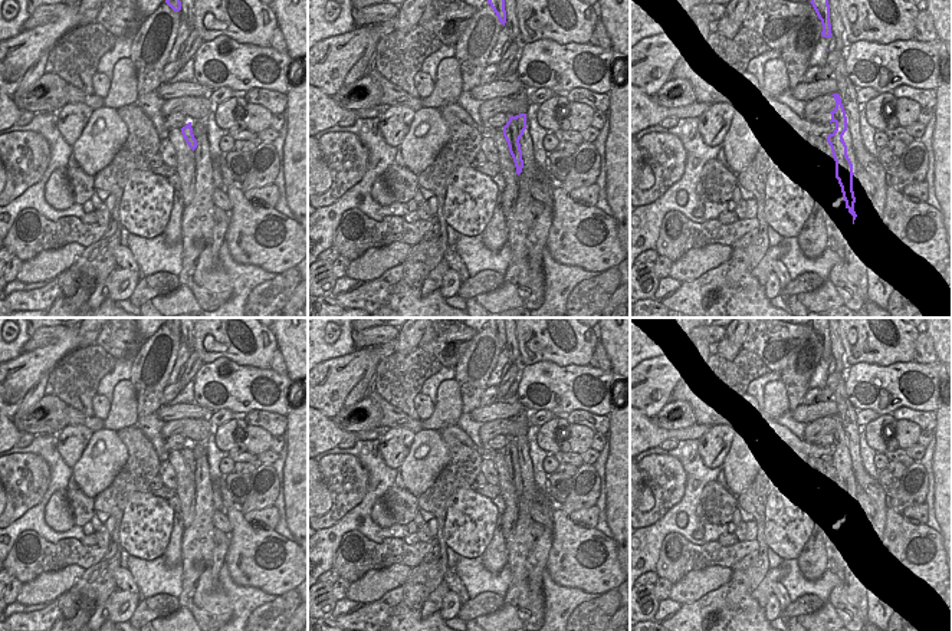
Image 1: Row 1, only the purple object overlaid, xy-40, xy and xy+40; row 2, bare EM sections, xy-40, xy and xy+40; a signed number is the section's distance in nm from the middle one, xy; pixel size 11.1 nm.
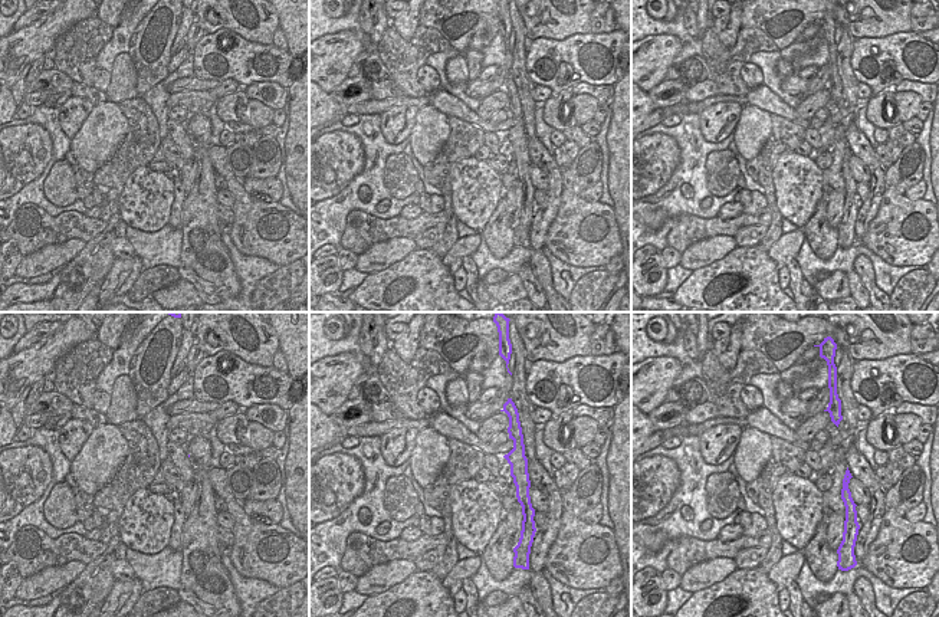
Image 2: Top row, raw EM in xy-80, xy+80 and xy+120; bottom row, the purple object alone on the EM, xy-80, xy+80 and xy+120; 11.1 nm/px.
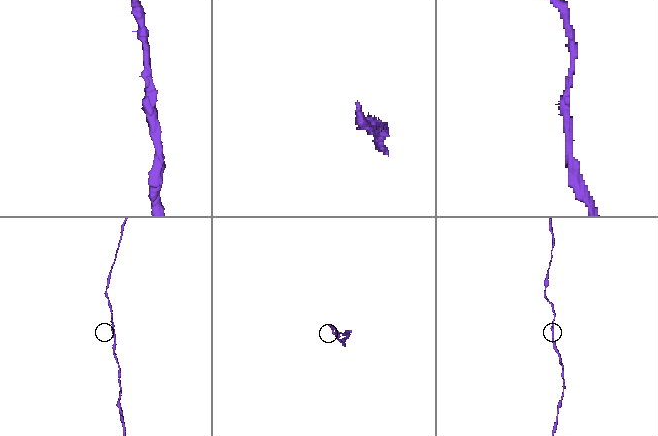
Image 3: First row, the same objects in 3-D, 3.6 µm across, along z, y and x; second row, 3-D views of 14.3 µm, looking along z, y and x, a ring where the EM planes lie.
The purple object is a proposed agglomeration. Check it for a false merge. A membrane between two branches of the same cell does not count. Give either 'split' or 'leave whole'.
leave whole

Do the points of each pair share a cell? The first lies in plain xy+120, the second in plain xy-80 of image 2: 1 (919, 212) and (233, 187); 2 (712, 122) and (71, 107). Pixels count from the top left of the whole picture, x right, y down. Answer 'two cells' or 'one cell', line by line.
1: one cell
2: one cell

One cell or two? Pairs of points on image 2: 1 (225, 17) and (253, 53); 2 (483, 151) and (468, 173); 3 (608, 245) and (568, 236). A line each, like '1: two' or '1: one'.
1: two
2: two
3: one

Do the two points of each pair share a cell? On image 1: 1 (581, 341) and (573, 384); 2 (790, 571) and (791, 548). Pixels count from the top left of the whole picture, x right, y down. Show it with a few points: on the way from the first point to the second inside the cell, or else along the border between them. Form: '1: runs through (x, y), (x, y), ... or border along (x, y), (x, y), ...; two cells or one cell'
1: border along (544, 360), (558, 365), (588, 365); two cells
2: border along (797, 558), (787, 558), (784, 561); two cells

